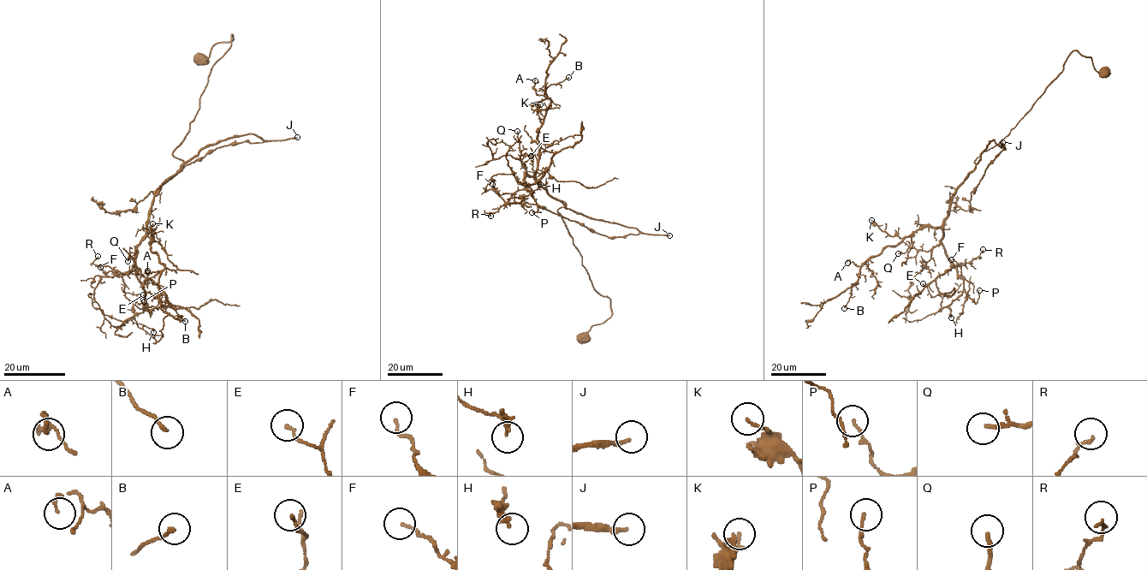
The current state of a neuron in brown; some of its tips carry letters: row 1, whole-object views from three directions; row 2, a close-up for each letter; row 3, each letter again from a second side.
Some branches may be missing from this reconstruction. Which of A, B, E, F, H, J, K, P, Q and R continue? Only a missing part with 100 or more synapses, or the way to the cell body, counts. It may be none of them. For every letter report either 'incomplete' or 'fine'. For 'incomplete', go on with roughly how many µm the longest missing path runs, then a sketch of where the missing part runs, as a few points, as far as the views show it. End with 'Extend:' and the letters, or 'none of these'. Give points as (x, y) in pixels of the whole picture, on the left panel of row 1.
A: fine
B: fine
E: fine
F: fine
H: fine
J: incomplete; missing 300 µm
K: fine
P: fine
Q: fine
R: fine
Extend: J

